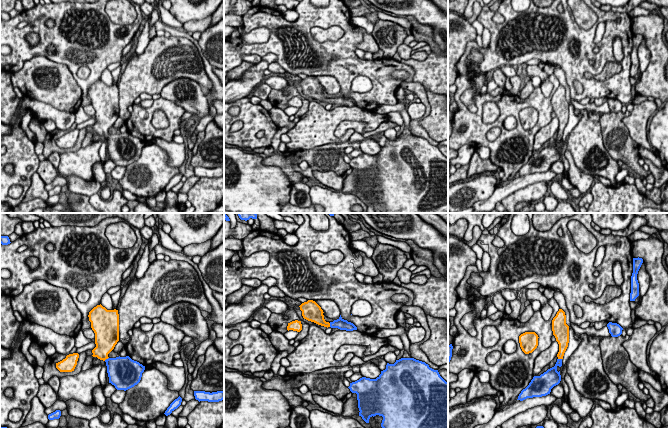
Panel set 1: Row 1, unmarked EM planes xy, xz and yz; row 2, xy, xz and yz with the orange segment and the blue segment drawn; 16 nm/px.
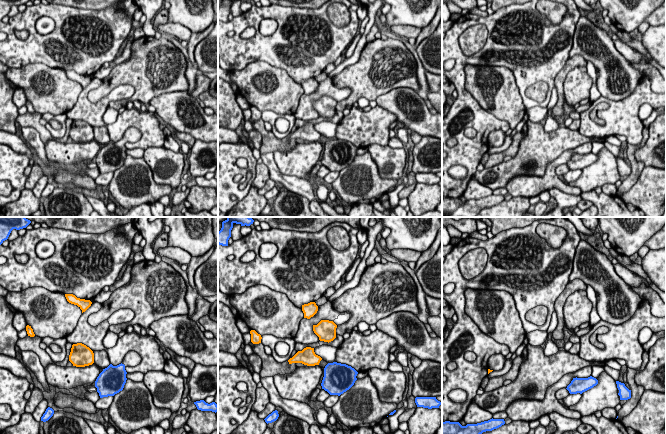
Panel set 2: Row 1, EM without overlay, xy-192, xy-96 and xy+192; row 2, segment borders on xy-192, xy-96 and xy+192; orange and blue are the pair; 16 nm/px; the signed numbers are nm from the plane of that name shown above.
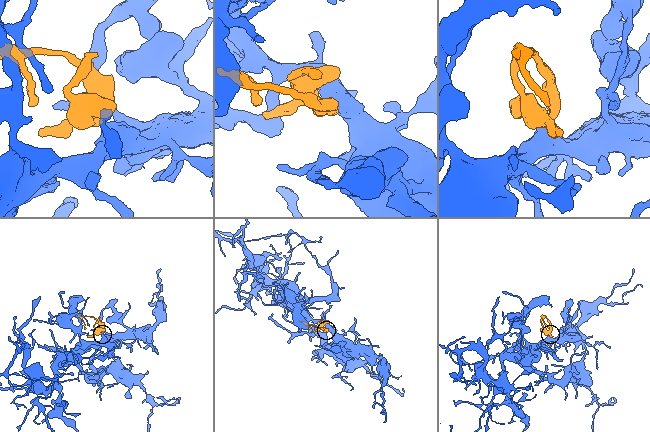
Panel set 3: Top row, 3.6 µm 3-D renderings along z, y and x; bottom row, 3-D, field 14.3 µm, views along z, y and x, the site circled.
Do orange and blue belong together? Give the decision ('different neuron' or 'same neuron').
same neuron

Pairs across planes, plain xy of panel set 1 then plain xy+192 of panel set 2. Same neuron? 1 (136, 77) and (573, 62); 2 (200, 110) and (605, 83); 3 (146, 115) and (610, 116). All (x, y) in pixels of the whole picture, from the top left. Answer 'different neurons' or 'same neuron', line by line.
1: different neurons
2: same neuron
3: same neuron

